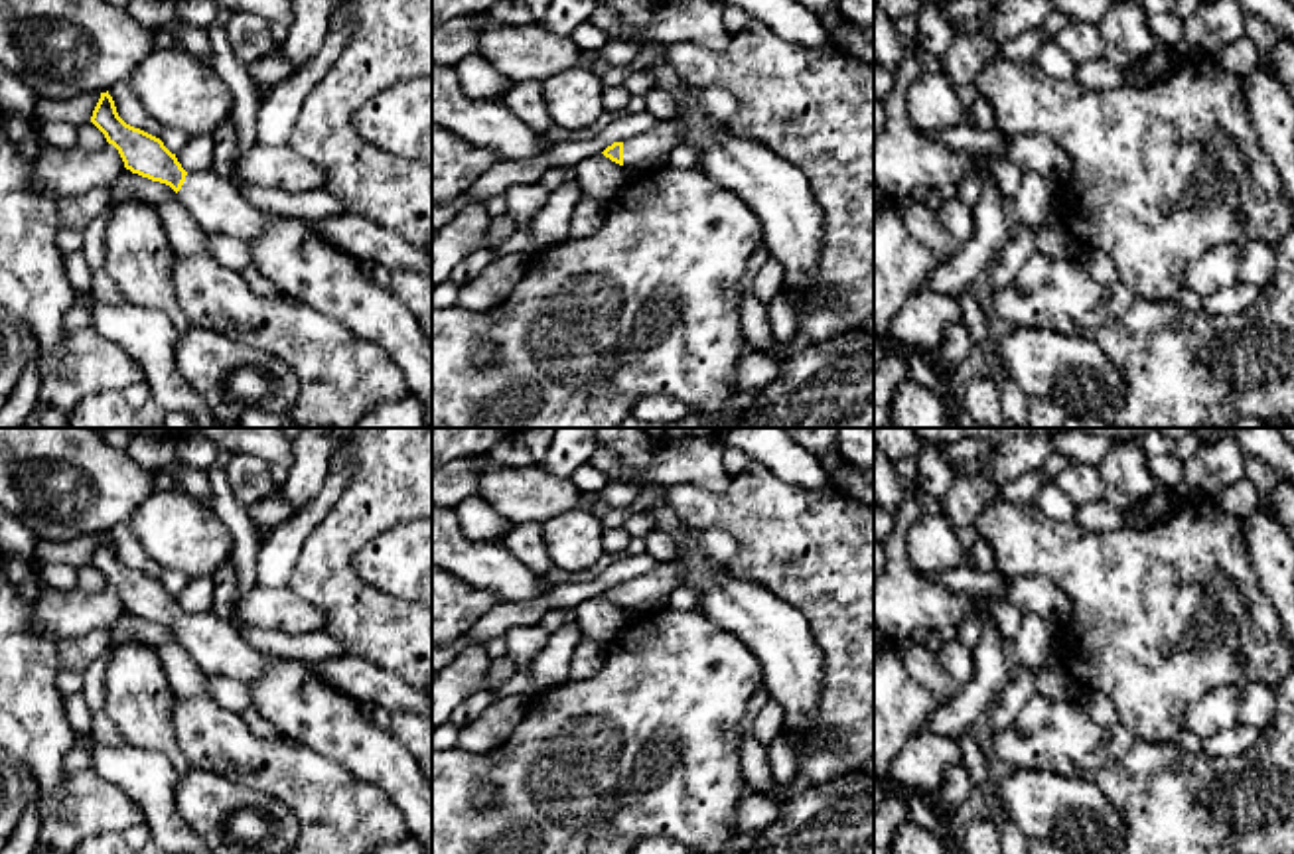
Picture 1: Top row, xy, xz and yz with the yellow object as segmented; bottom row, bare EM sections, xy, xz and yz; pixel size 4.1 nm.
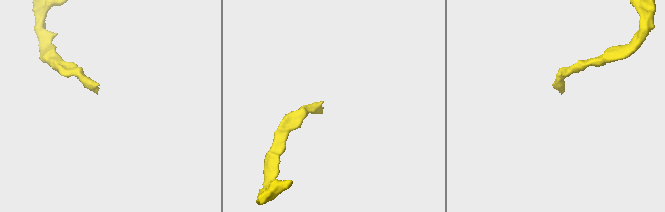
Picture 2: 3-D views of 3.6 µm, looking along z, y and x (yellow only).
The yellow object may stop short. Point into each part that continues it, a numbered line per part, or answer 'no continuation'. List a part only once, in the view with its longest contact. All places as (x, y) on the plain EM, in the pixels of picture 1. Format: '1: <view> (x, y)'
1: xz (651, 590)

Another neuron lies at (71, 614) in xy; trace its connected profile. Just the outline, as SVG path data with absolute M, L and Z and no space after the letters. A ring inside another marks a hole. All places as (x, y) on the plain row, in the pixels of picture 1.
M43 584L41 596L34 602L34 625L59 643L97 629L110 629L122 611L124 604L112 586L87 594L79 588L59 592Z

